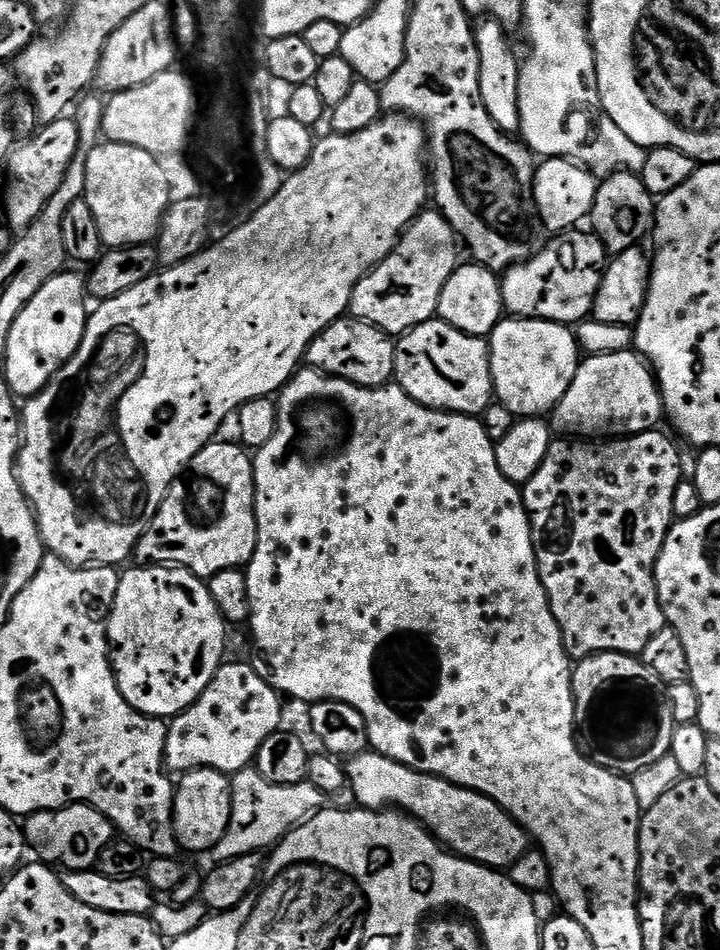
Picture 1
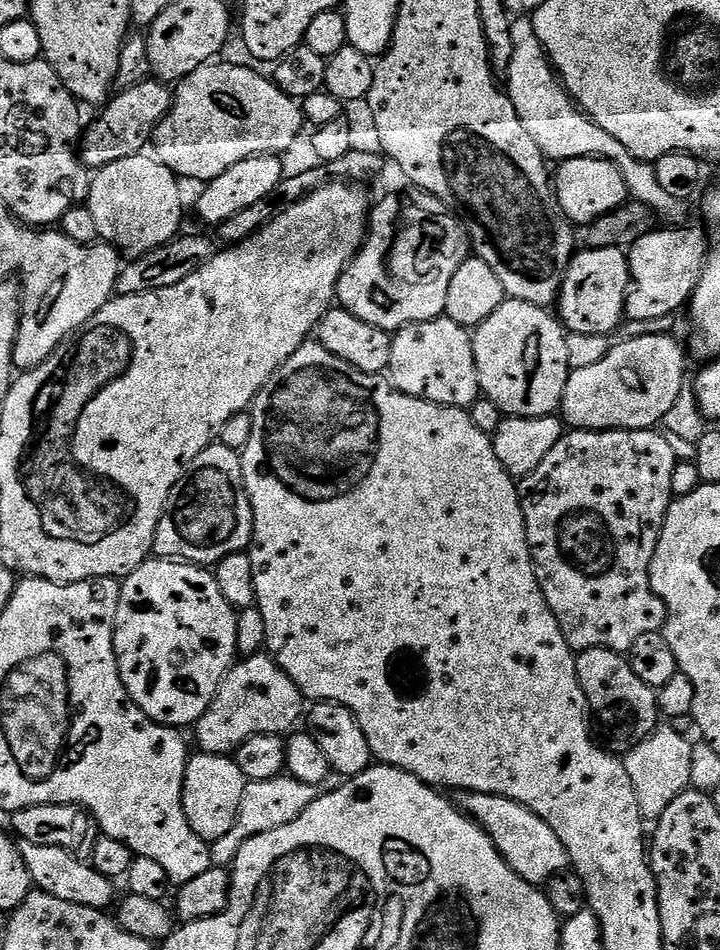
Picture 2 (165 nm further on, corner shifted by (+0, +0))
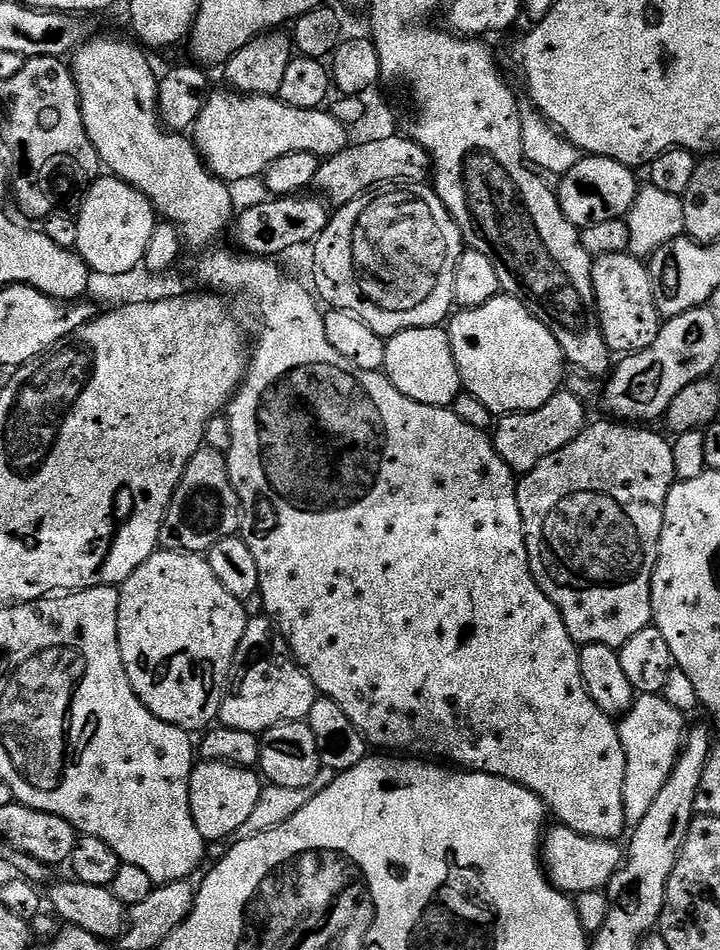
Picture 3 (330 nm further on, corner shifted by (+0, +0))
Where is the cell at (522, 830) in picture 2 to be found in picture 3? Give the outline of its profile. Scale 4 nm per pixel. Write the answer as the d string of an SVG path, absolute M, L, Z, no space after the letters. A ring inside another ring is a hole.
M557 823L555 827L547 829L546 847L542 852L542 863L552 885L559 892L569 894L607 889L607 884L611 885L615 881L616 873L620 871L626 859L621 845L611 840L591 840L589 836L578 834L562 823Z

